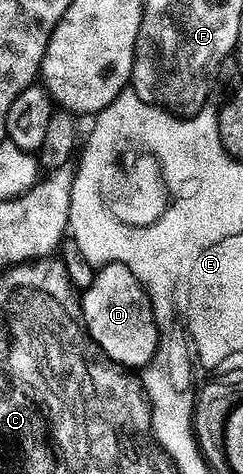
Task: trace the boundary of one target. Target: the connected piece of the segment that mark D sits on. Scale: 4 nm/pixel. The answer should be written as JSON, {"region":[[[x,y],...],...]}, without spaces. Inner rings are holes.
{"region":[[[120,263],[98,268],[90,285],[82,288],[83,326],[91,339],[110,359],[128,369],[142,369],[151,362],[159,347],[159,330],[145,289]]]}

